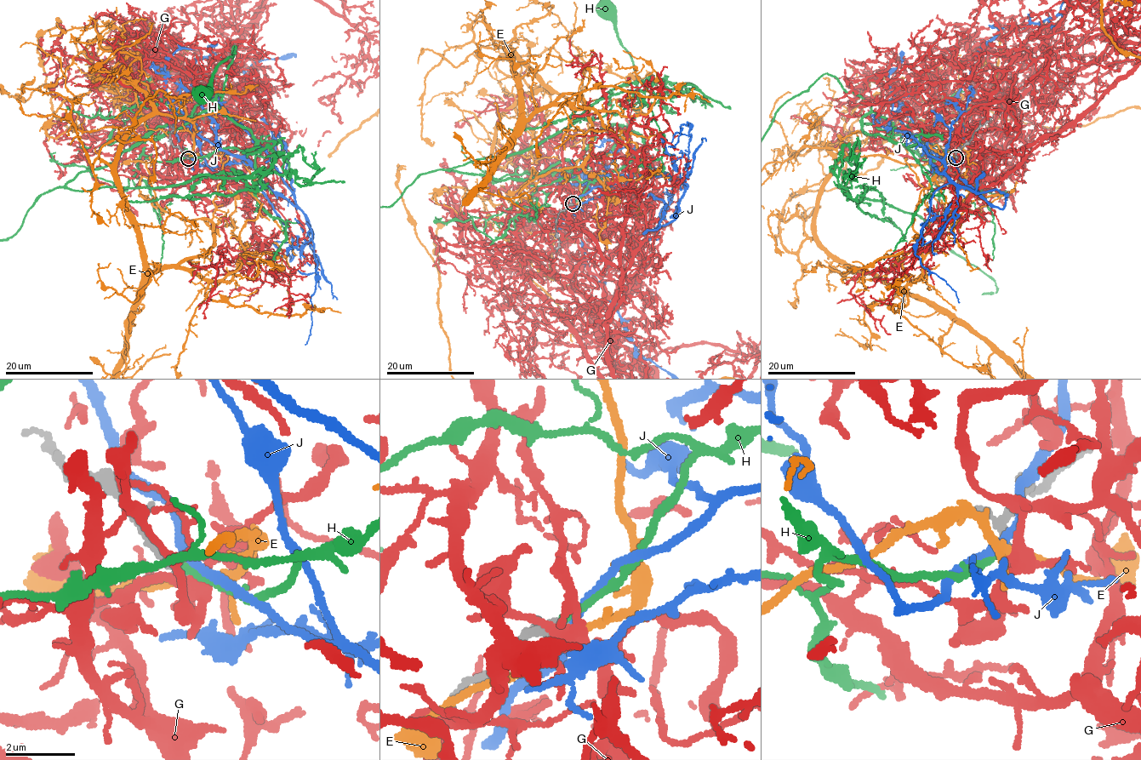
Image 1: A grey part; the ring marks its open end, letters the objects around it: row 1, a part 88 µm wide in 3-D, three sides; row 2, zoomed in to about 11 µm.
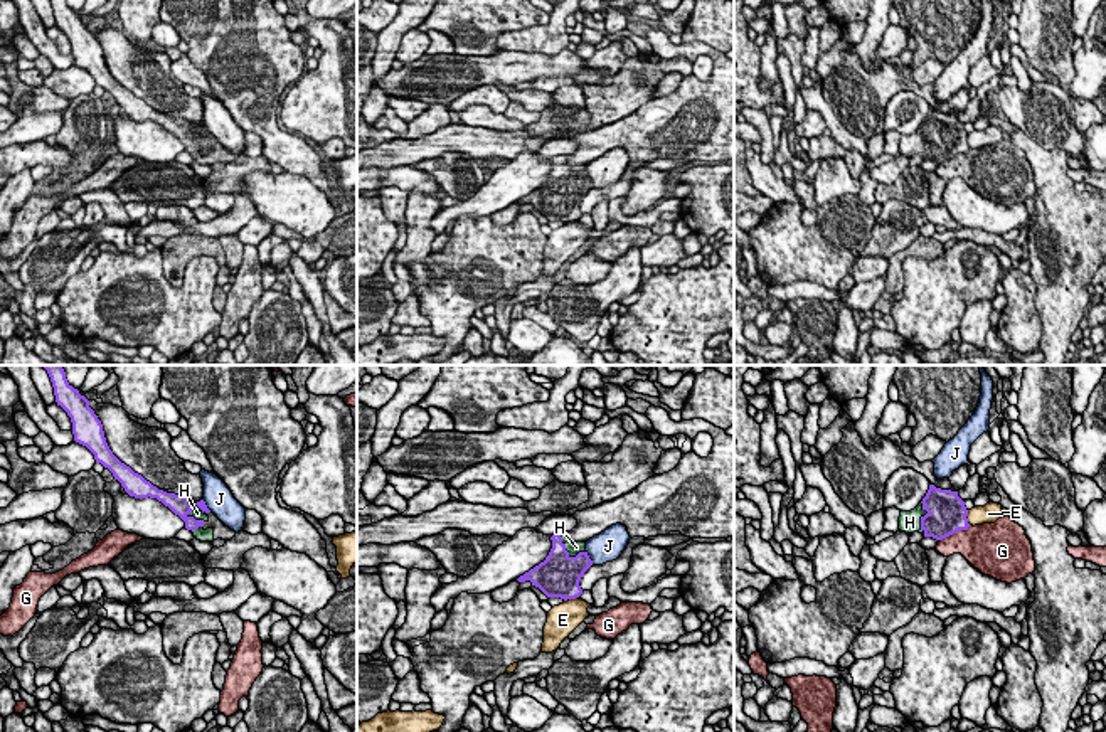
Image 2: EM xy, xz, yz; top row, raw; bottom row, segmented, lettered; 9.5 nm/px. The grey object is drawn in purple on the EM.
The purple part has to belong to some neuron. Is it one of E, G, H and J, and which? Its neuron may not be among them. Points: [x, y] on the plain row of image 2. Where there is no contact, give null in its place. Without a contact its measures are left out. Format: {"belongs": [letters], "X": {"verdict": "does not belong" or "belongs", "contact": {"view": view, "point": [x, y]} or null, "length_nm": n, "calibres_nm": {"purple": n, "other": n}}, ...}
{"belongs": ["H"], "E": {"verdict": "does not belong", "contact": {"view": "yz", "point": [965, 140]}, "length_nm": 150, "calibres_nm": {"purple": 380, "other": 190}}, "G": {"verdict": "does not belong", "contact": {"view": "yz", "point": [955, 155]}, "length_nm": 340, "calibres_nm": {"purple": 380, "other": 340}}, "H": {"verdict": "belongs", "contact": {"view": "xy", "point": [191, 140]}, "length_nm": 220, "calibres_nm": {"purple": 200, "other": 120}}, "J": {"verdict": "does not belong", "contact": {"view": "xz", "point": [588, 180]}, "length_nm": 160, "calibres_nm": {"purple": 300, "other": 300}}}

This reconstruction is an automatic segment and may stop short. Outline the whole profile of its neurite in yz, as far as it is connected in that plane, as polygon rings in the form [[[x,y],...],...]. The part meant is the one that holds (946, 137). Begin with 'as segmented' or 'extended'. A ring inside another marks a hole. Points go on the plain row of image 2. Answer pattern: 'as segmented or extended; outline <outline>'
extended; outline [[[929,108],[926,119],[914,133],[901,135],[899,153],[943,163],[960,153],[968,153],[966,138],[968,133],[958,114]]]

